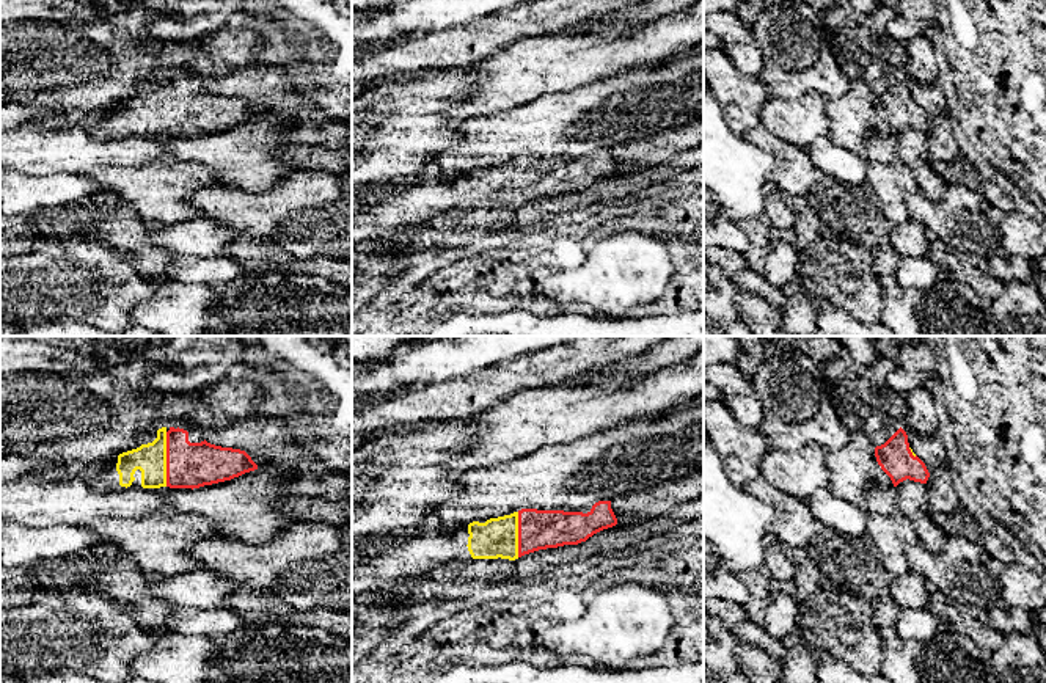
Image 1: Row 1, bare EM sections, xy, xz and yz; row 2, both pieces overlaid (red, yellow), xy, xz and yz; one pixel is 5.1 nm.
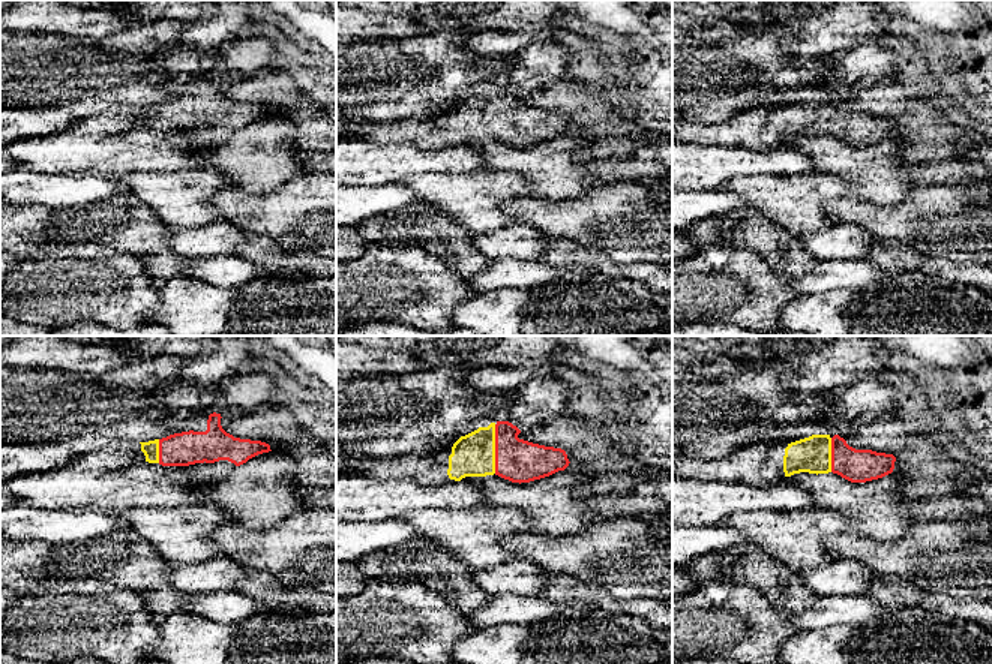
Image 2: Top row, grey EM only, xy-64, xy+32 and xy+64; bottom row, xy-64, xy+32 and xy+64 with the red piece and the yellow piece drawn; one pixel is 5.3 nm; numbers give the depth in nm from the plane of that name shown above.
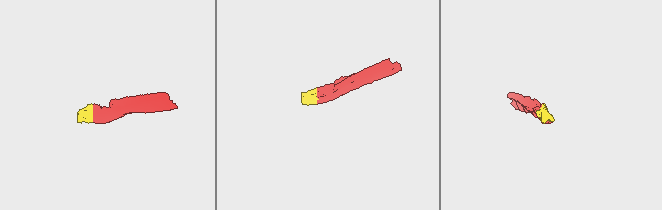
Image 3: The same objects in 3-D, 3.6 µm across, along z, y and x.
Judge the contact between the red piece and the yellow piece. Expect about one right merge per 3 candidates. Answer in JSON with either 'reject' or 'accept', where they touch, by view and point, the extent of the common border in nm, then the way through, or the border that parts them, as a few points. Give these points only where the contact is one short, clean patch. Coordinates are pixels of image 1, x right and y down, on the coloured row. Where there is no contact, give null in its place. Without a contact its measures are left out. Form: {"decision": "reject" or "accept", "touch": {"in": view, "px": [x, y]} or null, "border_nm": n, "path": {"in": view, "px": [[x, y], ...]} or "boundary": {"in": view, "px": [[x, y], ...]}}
{"decision": "accept", "touch": {"in": "xy", "px": [167, 459]}, "border_nm": 280}

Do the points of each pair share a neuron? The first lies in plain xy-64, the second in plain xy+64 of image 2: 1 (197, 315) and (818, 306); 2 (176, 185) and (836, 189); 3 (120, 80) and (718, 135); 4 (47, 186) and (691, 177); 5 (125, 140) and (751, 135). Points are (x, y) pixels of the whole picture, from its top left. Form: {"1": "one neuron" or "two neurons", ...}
{"1": "one neuron", "2": "one neuron", "3": "two neurons", "4": "two neurons", "5": "two neurons"}

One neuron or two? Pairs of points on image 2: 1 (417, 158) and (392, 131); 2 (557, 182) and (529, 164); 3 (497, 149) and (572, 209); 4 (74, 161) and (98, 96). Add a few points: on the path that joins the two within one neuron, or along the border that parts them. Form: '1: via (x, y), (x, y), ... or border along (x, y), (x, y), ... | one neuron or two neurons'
1: border along (368, 140), (414, 143), (422, 149), (437, 150) | two neurons
2: via (550, 174), (536, 164) | one neuron
3: border along (592, 186), (583, 194), (568, 198), (524, 197) | two neurons
4: border along (123, 104), (80, 120) | two neurons

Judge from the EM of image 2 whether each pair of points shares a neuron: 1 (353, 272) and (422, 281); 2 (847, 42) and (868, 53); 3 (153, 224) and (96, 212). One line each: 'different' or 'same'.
1: same
2: different
3: same

